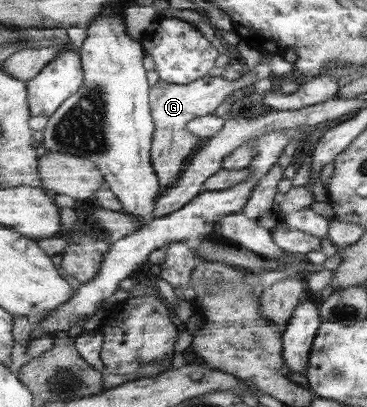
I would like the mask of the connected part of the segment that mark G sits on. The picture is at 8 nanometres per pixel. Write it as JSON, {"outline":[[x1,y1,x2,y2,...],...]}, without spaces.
{"outline":[[262,53,260,62,251,71,246,71,241,78,233,81,224,80,220,76,208,76,190,84,170,84,159,79,151,87,151,107,156,125,152,139,151,161,159,176,162,190,168,190,179,182,180,175,185,169,184,166,187,166,193,154,205,141,188,129,189,124,196,118,214,115,214,112,222,106,222,102,231,100,230,97,234,90,243,89,258,80,264,80,264,78,273,79,270,58,274,55,274,53]]}

